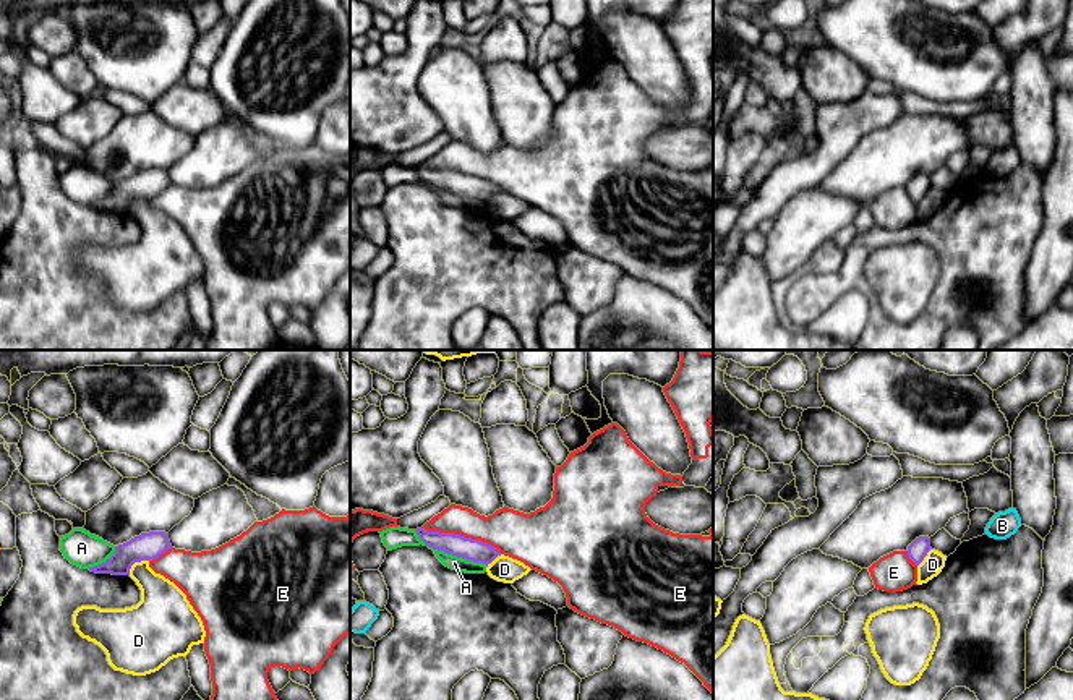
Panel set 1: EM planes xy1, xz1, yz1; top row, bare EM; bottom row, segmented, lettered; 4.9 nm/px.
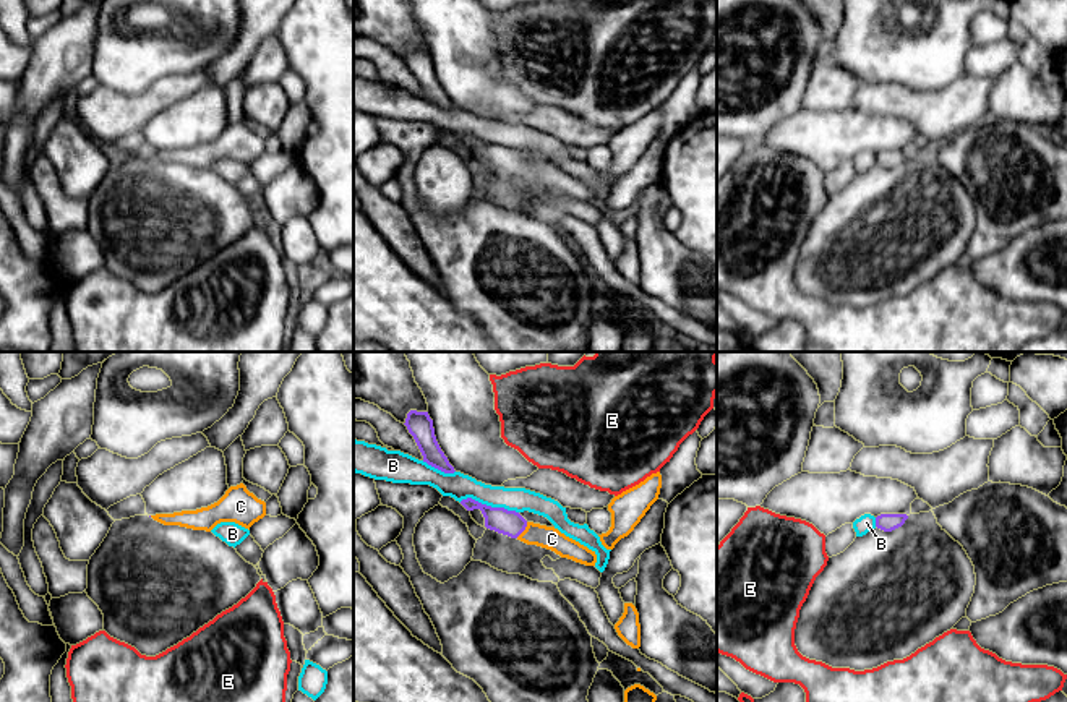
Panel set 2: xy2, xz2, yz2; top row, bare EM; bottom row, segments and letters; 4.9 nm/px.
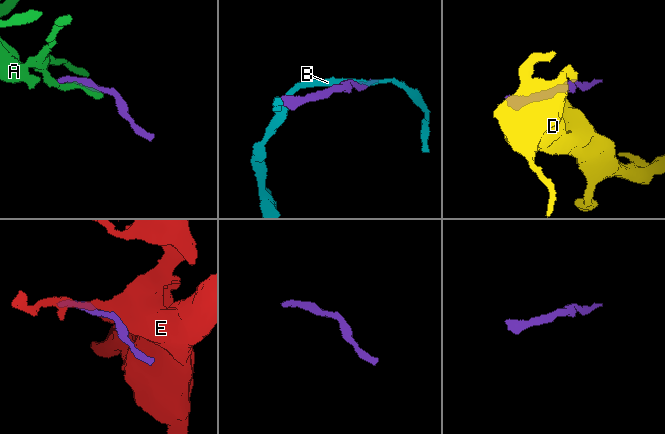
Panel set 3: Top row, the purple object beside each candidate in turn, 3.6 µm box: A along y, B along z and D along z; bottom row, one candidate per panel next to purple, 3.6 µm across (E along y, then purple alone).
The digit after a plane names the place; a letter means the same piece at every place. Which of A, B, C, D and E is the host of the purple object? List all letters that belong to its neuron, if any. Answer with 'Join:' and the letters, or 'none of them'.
Join: C

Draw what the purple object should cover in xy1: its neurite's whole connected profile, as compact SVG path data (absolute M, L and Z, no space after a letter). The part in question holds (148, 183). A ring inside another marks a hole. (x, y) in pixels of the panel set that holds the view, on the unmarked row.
M149 169L115 183L115 190L102 201L89 204L96 211L130 212L135 199L154 198L172 185L169 170Z

